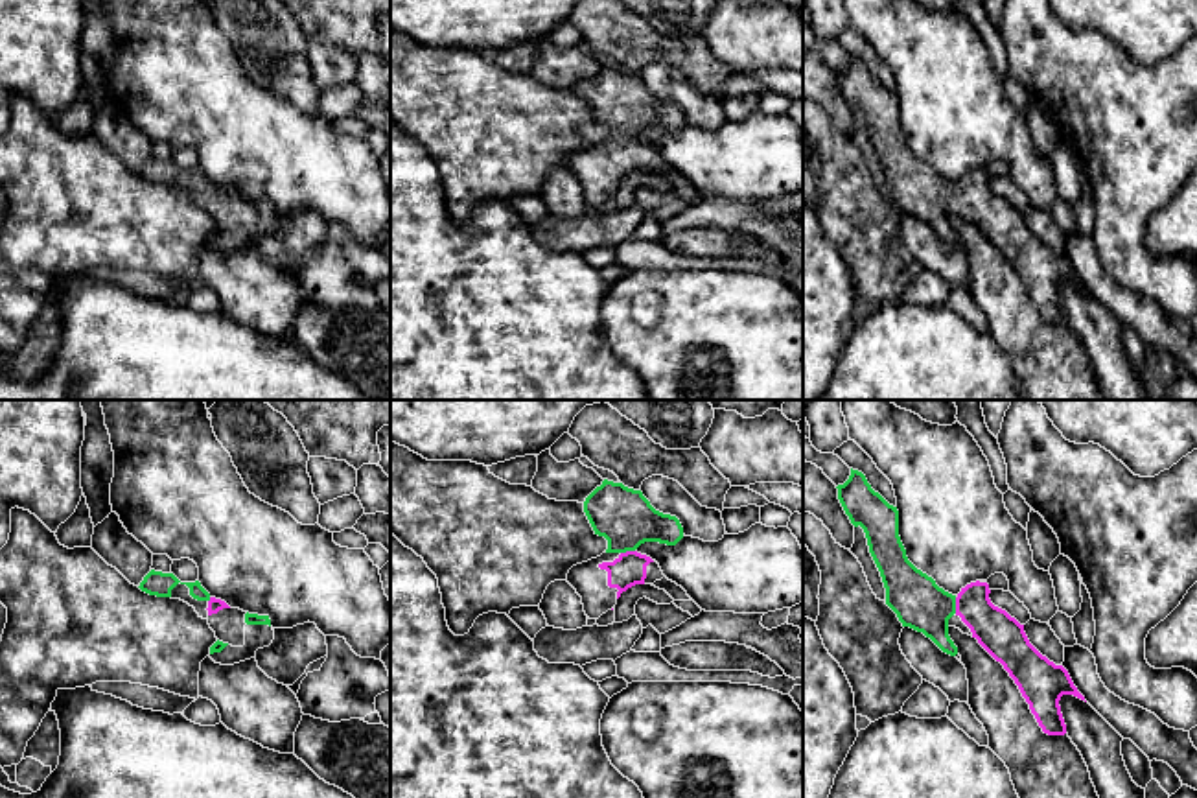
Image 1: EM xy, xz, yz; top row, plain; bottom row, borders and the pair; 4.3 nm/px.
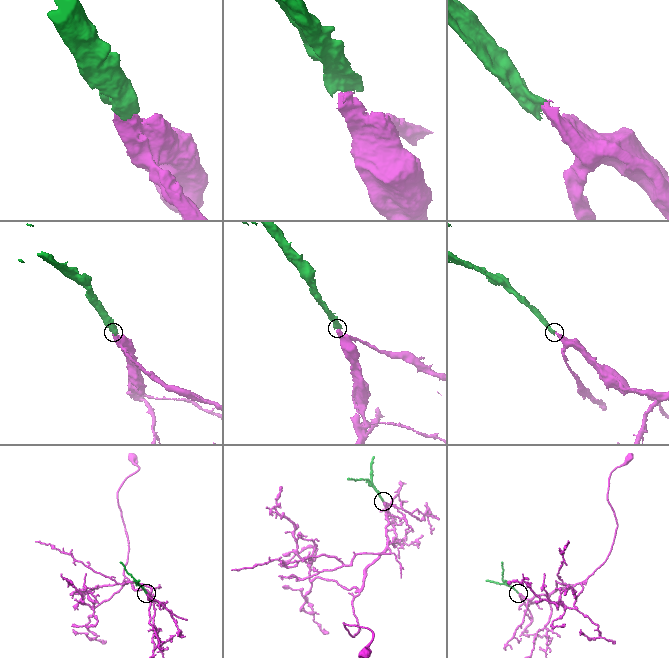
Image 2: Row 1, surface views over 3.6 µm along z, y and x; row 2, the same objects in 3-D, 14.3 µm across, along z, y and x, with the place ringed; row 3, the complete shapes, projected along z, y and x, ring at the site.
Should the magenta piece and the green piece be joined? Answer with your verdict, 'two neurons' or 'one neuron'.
one neuron

